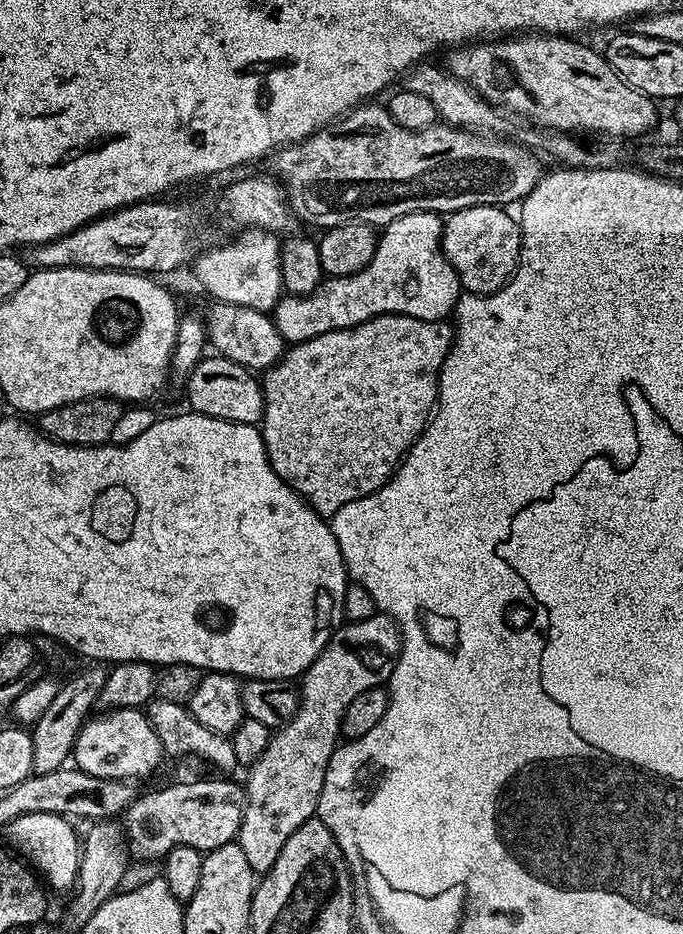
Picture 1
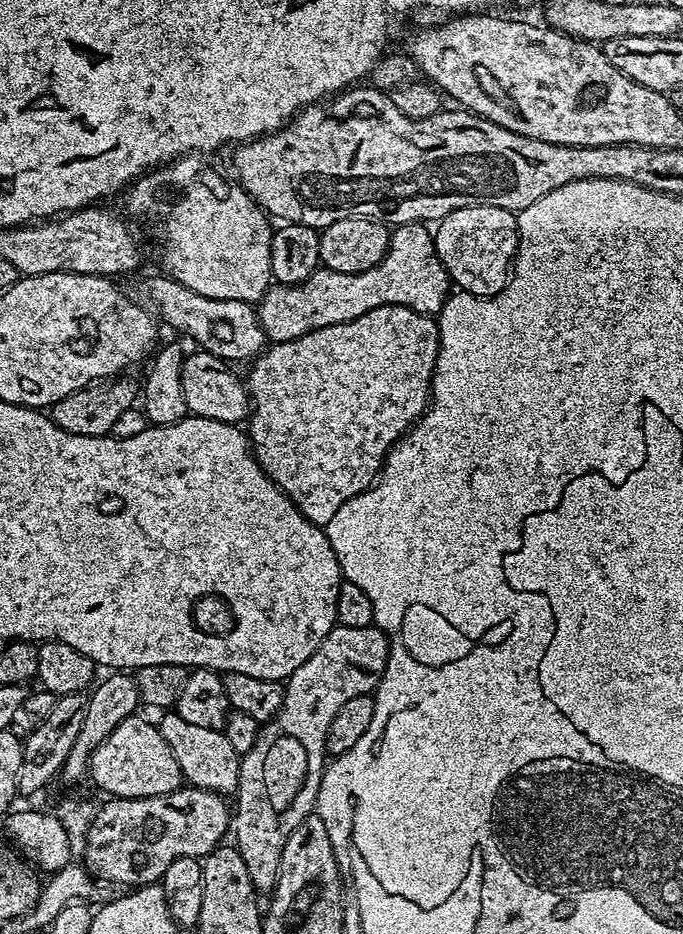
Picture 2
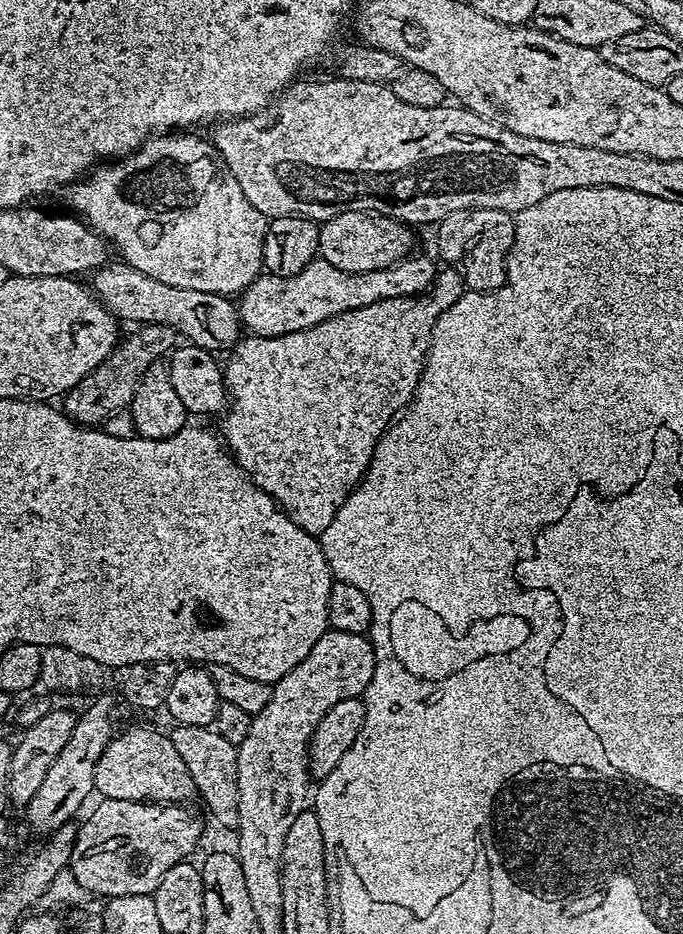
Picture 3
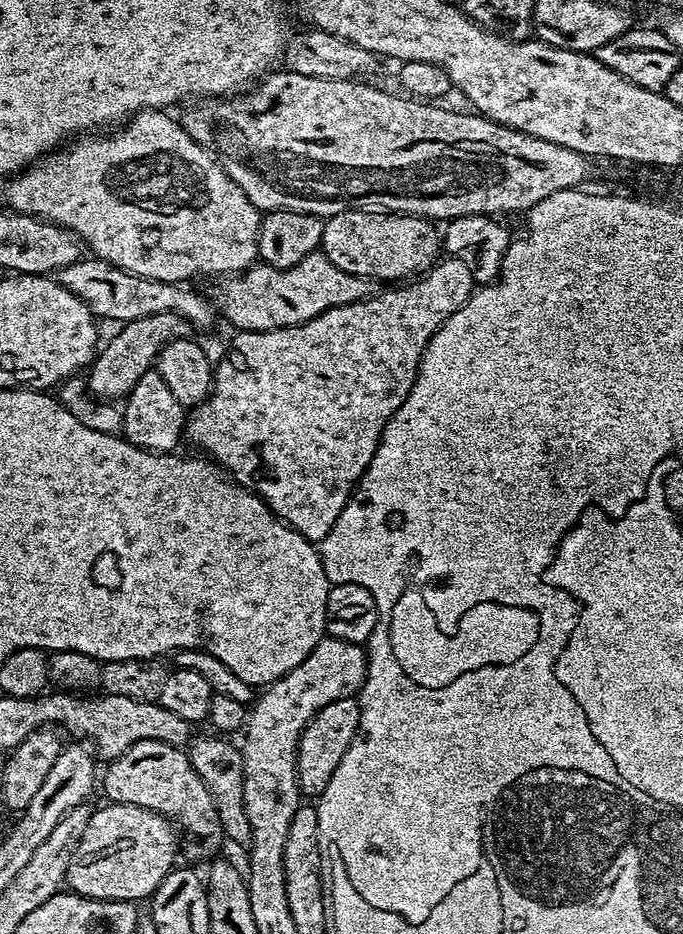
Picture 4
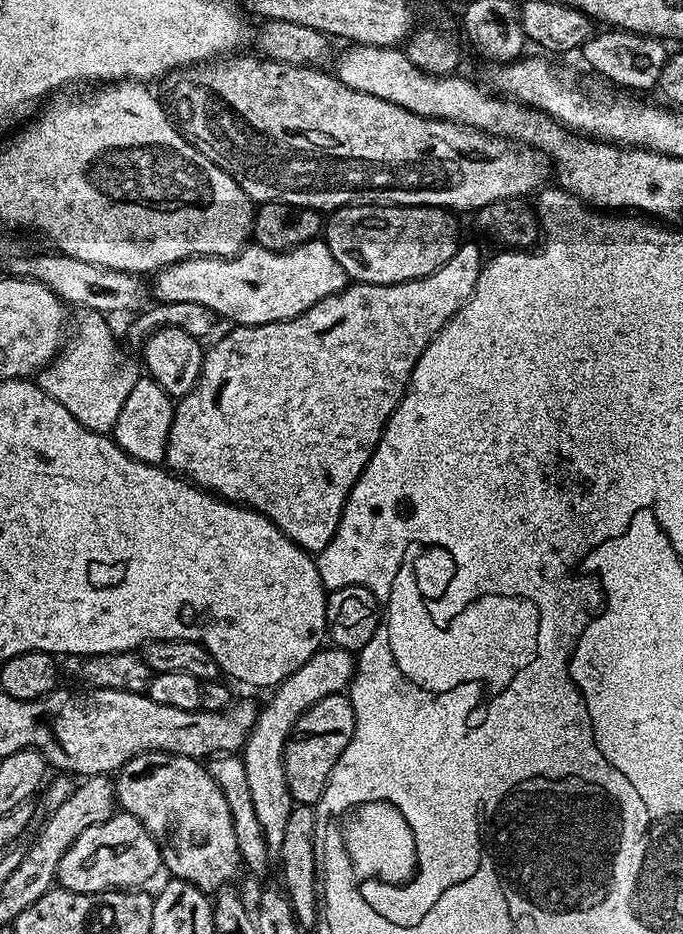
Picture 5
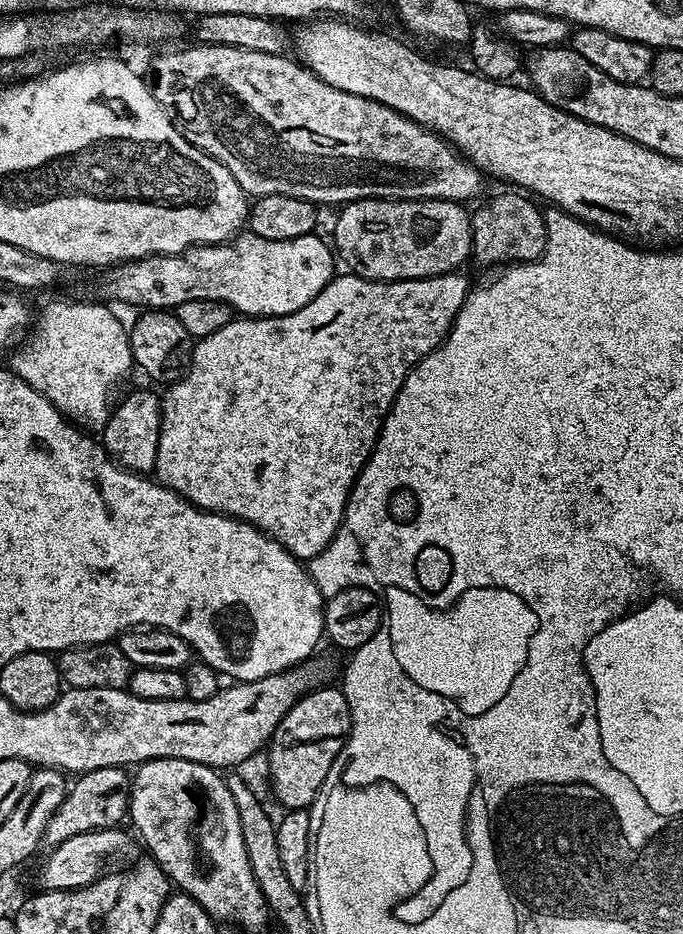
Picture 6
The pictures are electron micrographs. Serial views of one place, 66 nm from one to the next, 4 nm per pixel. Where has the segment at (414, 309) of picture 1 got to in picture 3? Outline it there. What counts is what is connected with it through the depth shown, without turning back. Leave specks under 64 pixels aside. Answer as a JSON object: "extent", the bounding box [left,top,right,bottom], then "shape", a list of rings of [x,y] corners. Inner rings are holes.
{"extent":[239,254,438,336],"shape":[[[409,254],[388,268],[369,272],[338,270],[338,266],[330,266],[330,262],[317,258],[309,262],[306,270],[293,276],[261,274],[239,297],[241,325],[254,336],[281,336],[318,326],[326,318],[334,318],[346,310],[358,310],[358,306],[370,306],[370,302],[423,296],[431,289],[438,268],[432,265],[430,257],[416,255]]]}

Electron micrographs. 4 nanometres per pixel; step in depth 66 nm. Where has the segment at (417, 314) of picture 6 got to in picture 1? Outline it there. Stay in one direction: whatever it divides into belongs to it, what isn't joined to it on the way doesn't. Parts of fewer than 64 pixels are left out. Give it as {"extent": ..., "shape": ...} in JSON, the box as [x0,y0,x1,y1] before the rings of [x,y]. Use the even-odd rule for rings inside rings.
{"extent":[262,314,454,518],"shape":[[[386,314],[385,316],[376,316],[353,328],[318,334],[306,342],[291,345],[280,357],[279,362],[274,367],[267,369],[262,376],[264,390],[262,431],[266,454],[274,474],[278,474],[278,478],[282,478],[282,482],[291,486],[319,516],[325,518],[330,518],[335,512],[342,510],[342,506],[346,506],[346,502],[354,502],[366,494],[377,492],[396,473],[396,469],[400,467],[400,461],[403,460],[412,443],[420,437],[420,433],[428,424],[438,403],[440,371],[453,343],[454,328],[451,323],[436,323],[431,320],[419,320],[398,314]]]}

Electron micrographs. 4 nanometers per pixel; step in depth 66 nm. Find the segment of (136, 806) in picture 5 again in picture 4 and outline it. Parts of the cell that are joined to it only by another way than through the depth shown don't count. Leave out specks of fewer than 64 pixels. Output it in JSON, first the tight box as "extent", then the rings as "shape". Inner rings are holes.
{"extent":[102,740,221,852],"shape":[[[143,740],[130,746],[116,760],[107,761],[102,772],[102,788],[113,804],[142,806],[159,816],[165,816],[181,833],[188,835],[192,844],[204,852],[216,848],[216,836],[221,835],[218,814],[210,790],[202,782],[188,760],[187,751],[174,744],[163,744],[157,740]]]}

